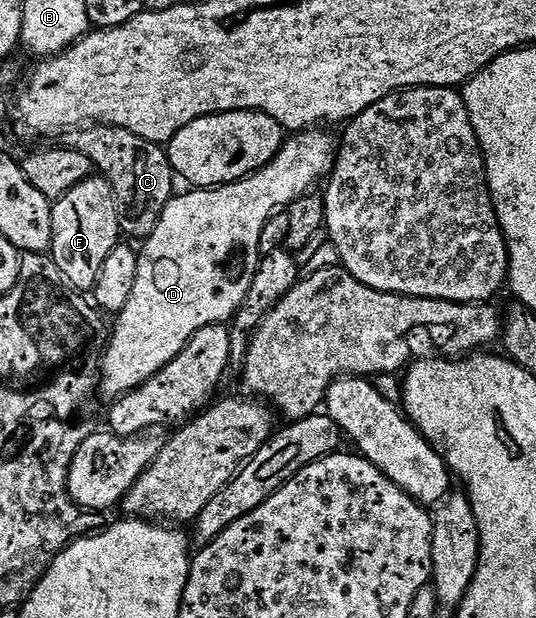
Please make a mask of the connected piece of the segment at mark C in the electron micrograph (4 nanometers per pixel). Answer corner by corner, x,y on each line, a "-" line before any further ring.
113,124
82,126
69,130
63,136
64,147
79,150
91,158
94,169
104,176
117,199
117,213
122,233
155,230
163,210
175,195
175,173
169,161
168,151
162,145
147,138
139,138
130,128
116,128

